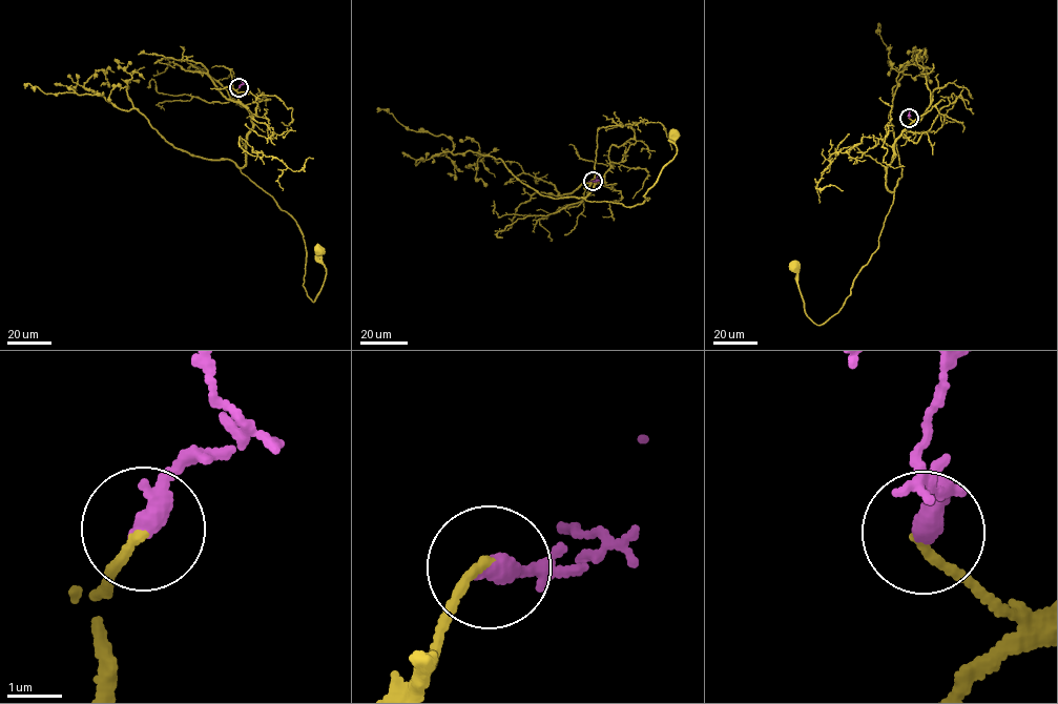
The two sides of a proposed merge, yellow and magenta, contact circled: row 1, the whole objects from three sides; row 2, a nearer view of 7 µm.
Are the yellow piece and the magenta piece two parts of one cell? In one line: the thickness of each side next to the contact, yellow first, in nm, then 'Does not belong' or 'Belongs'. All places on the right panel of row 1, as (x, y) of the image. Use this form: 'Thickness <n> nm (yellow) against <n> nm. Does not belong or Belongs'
Thickness 160 nm (yellow) against 400 nm. Belongs

